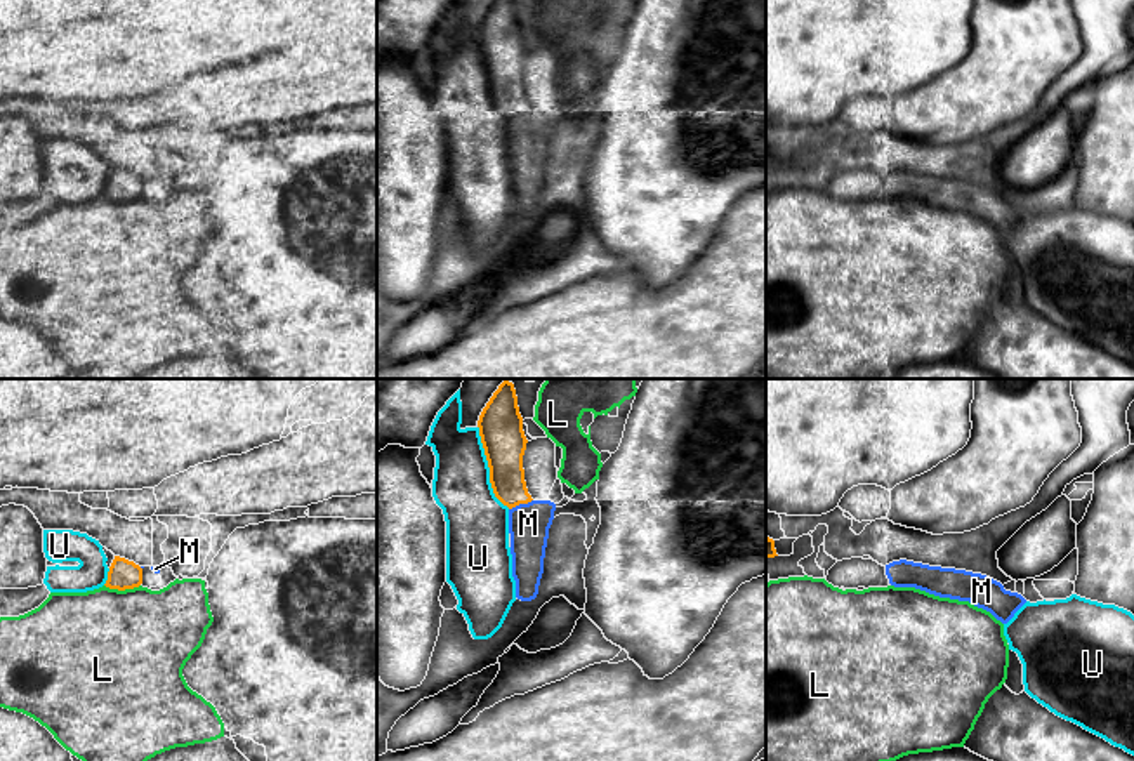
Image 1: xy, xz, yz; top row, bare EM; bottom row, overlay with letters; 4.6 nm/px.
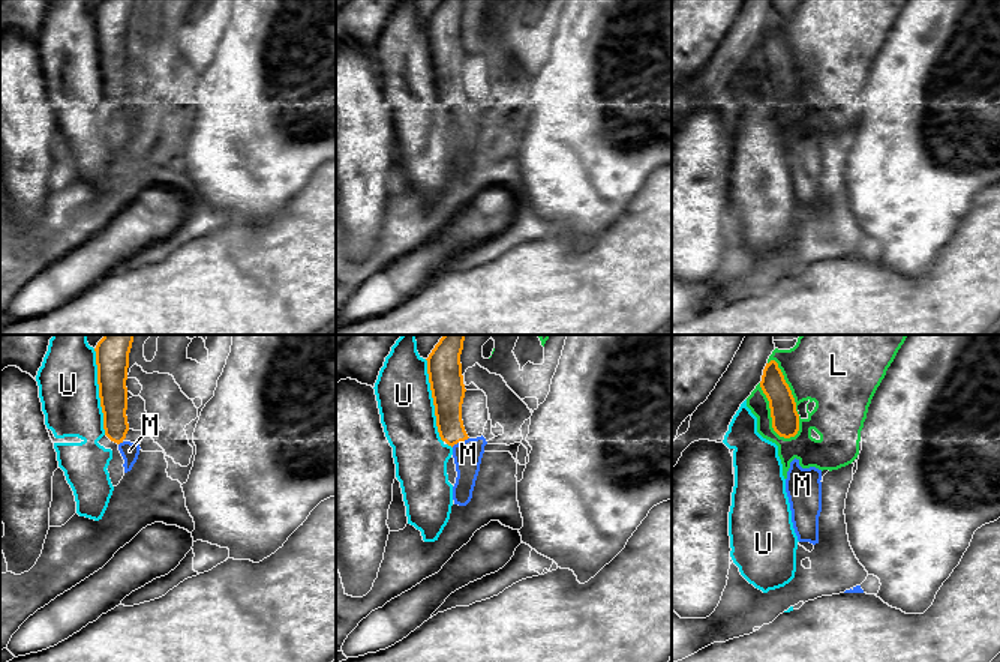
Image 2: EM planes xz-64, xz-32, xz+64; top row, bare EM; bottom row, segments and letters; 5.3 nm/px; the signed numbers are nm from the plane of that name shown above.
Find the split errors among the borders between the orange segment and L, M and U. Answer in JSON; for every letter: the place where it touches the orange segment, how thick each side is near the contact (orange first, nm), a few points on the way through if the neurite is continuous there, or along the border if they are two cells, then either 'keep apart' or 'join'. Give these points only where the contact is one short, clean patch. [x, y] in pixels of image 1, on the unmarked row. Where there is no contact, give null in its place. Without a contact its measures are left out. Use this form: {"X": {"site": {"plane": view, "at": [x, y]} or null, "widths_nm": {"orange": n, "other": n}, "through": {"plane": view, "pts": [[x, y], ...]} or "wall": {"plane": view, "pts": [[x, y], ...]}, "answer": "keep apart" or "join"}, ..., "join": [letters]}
{"L": {"site": {"plane": "xy", "at": [122, 200]}, "widths_nm": {"orange": 140, "other": 500}, "answer": "keep apart"}, "M": {"site": {"plane": "xz", "at": [520, 113]}, "widths_nm": {"orange": 180, "other": 190}, "answer": "join"}, "U": {"site": {"plane": "xz", "at": [488, 77]}, "widths_nm": {"orange": 200, "other": 280}, "answer": "keep apart"}, "join": ["M"]}

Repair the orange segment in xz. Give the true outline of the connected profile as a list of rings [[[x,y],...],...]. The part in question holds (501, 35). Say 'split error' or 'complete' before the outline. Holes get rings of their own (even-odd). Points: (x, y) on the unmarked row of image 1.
split error | [[[497,0],[483,19],[478,38],[493,104],[509,118],[516,208],[531,212],[538,205],[556,115],[533,111],[528,104],[523,80],[528,50],[523,42],[516,0]]]

